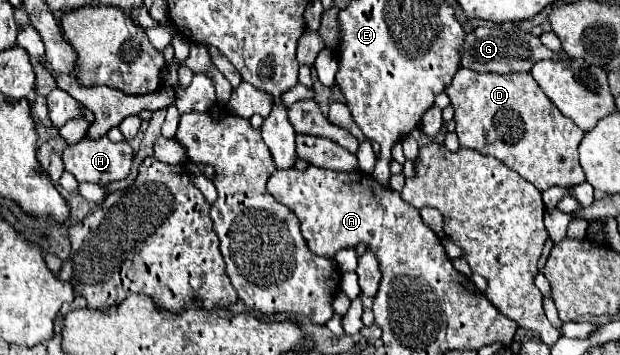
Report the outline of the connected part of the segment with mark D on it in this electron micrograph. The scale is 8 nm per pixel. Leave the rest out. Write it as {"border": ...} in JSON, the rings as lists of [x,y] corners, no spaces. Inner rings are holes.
{"border":[[[461,68],[453,76],[453,82],[445,90],[445,94],[455,108],[453,120],[457,124],[455,132],[461,140],[461,146],[475,148],[481,154],[489,154],[501,160],[507,168],[515,170],[521,178],[529,180],[541,192],[554,186],[568,188],[573,184],[585,182],[585,174],[579,166],[577,156],[577,146],[583,138],[583,132],[569,118],[565,118],[549,102],[549,98],[545,98],[545,94],[541,94],[541,88],[531,74],[489,74]]]}

